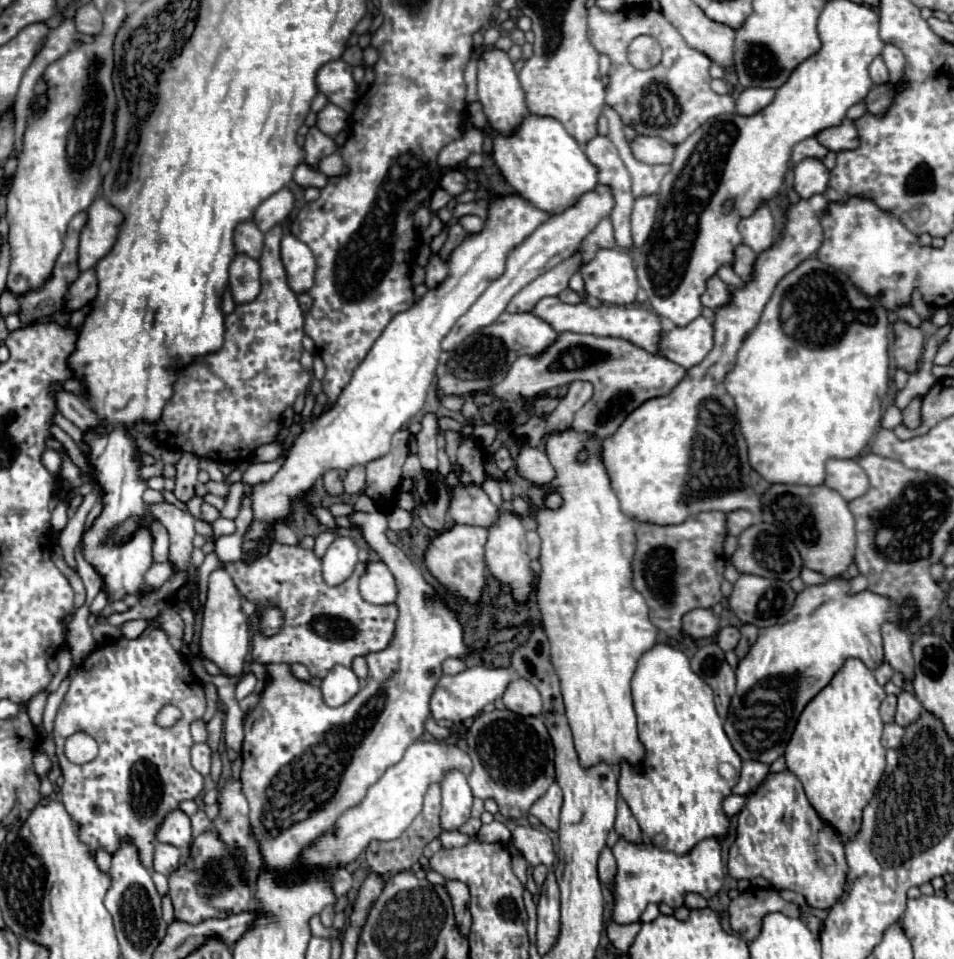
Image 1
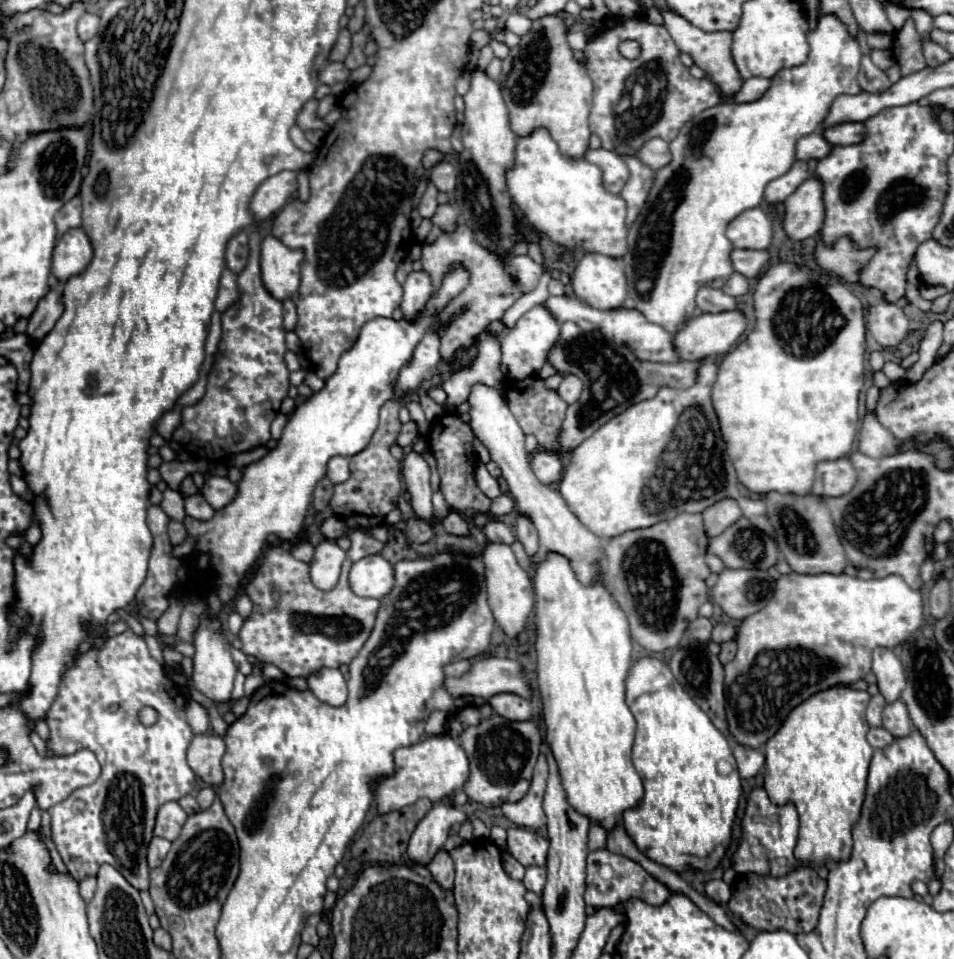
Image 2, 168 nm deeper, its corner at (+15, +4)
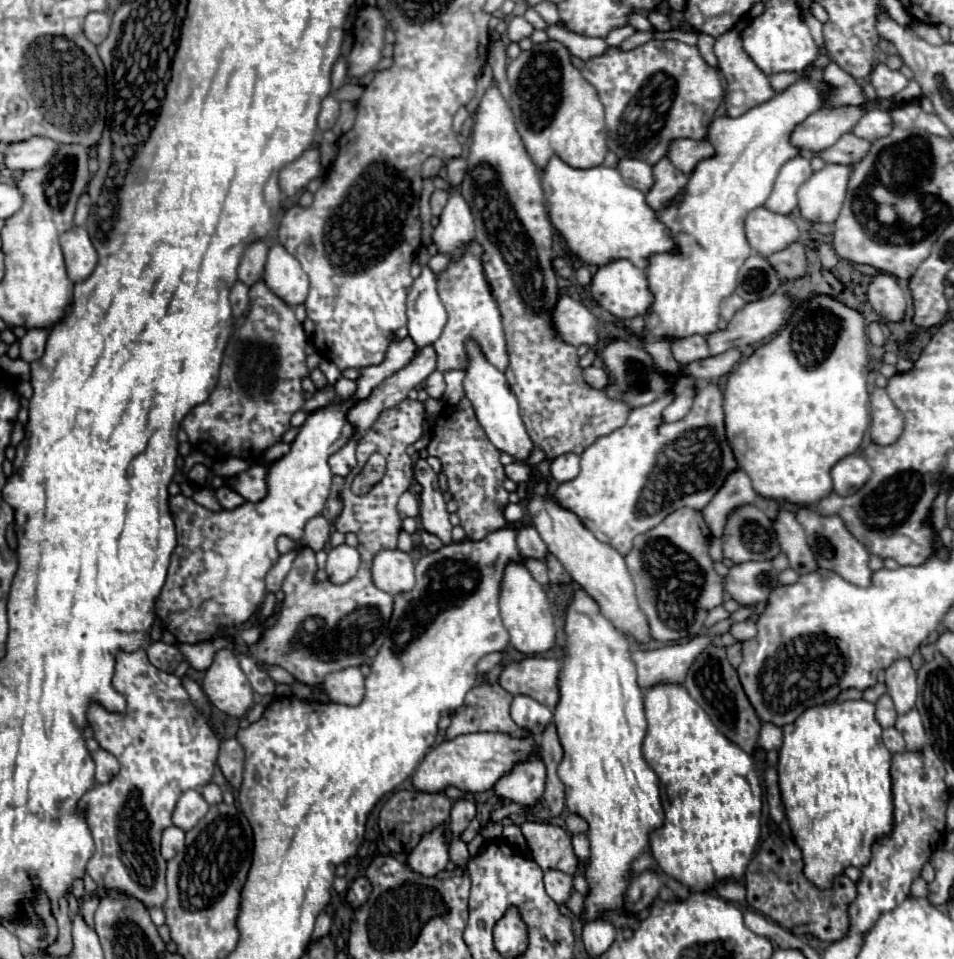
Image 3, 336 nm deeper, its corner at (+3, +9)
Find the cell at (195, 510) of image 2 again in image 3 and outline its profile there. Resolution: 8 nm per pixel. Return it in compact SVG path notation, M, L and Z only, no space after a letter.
M228 487L216 489L214 495L216 495L218 503L222 505L222 509L234 509L234 507L238 507L238 505L244 503L244 499L242 499L236 491L232 491L232 489L228 489Z

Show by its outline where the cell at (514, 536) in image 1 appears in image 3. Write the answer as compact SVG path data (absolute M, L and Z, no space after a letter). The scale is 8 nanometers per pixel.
M510 561L504 569L500 587L500 615L510 633L510 643L520 653L544 653L554 645L554 619L544 587L532 577L524 563Z

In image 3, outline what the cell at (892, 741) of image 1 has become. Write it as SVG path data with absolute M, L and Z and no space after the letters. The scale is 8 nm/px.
M886 727L882 731L882 739L884 739L884 745L888 747L890 753L900 753L906 749L906 743L904 743L904 739L896 727Z

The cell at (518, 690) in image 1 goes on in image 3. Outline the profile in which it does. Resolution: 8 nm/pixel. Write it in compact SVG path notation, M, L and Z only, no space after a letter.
M514 695L510 713L520 729L528 729L536 737L542 735L542 731L552 719L552 711L528 695Z

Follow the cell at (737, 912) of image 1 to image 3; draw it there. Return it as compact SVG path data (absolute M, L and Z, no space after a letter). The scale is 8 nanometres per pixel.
M782 827L782 835L774 835L774 833L768 835L762 849L748 865L744 881L748 889L746 901L762 915L780 923L784 929L796 935L814 935L830 943L844 937L848 929L846 909L850 901L856 897L854 881L850 881L846 875L836 875L830 889L818 889L804 875L802 853L792 841L788 827Z

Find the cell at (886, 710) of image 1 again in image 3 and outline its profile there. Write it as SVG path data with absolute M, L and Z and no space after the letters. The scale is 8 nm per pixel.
M882 695L878 701L876 701L876 719L882 727L892 727L894 721L896 721L896 709L894 709L894 703L890 699L890 695Z

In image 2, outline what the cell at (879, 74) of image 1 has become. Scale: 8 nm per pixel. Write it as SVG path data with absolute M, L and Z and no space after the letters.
M862 56L860 72L858 72L858 84L864 92L870 92L870 94L884 92L884 90L888 90L888 86L892 86L886 72L882 72L878 66L874 66L870 56Z

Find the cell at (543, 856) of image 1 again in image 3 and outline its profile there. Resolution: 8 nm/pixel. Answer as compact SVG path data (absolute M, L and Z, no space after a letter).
M526 821L520 825L520 829L532 853L532 859L544 871L558 869L568 875L576 873L578 863L572 853L570 835L562 827L542 821Z

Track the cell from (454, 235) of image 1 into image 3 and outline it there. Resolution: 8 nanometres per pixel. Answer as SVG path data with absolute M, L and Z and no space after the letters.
M470 241L464 245L460 259L450 261L450 265L442 273L438 273L438 295L448 311L448 323L438 341L434 343L438 353L438 371L442 373L452 369L466 369L468 365L466 341L470 339L482 349L484 357L498 371L504 373L508 369L508 349L502 329L502 313L498 309L498 299L486 281L482 255L484 255L482 245L478 241Z

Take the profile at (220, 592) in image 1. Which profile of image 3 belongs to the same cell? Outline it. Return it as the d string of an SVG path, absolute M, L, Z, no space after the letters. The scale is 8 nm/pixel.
M220 649L212 665L206 669L202 689L208 699L226 715L242 717L254 703L254 691L240 669L238 655L230 649Z

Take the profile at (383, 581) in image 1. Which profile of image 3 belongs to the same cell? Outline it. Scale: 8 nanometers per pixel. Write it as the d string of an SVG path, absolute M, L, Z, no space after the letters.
M380 551L372 561L372 581L378 589L396 595L412 589L414 563L404 551Z

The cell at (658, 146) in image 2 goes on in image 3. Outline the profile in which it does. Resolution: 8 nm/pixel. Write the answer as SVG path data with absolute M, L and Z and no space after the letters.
M676 139L670 141L668 145L668 159L686 175L692 173L696 167L696 161L710 157L712 155L712 145L708 141L692 141L692 139Z

